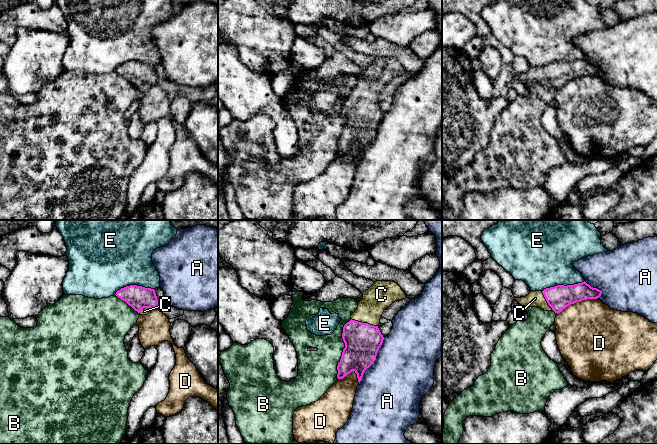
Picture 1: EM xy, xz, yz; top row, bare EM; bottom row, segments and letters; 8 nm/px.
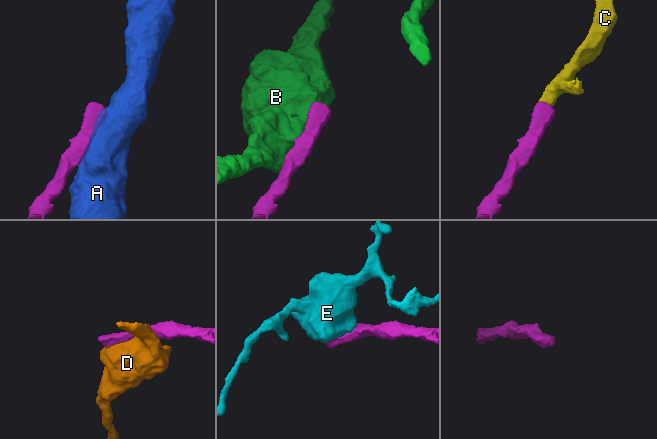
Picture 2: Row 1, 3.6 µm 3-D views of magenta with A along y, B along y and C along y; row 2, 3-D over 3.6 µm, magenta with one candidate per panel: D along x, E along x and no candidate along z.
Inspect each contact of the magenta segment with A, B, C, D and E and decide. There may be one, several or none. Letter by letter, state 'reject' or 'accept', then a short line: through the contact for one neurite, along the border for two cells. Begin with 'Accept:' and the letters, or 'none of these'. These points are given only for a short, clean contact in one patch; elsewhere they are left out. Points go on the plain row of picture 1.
Accept: C
A: reject
B: reject
C: accept; line xz (362, 117), (364, 99), (370, 84), (379, 72)
D: reject
E: reject

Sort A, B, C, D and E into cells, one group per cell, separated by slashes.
A / B / C / D / E

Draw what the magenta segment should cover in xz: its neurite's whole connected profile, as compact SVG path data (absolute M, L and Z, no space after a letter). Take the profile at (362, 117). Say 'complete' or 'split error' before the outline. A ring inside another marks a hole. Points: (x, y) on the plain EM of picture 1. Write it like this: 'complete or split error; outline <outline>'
split error; outline M377 57L365 68L363 75L351 91L351 96L343 103L342 115L345 119L337 154L343 155L354 147L358 158L376 136L384 113L378 101L384 86L395 77L407 74L401 63L391 57Z

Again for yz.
split error; outline M585 57L574 61L557 61L543 67L531 67L527 72L515 74L524 84L538 83L544 87L560 89L567 82L587 75L597 75L602 67Z

